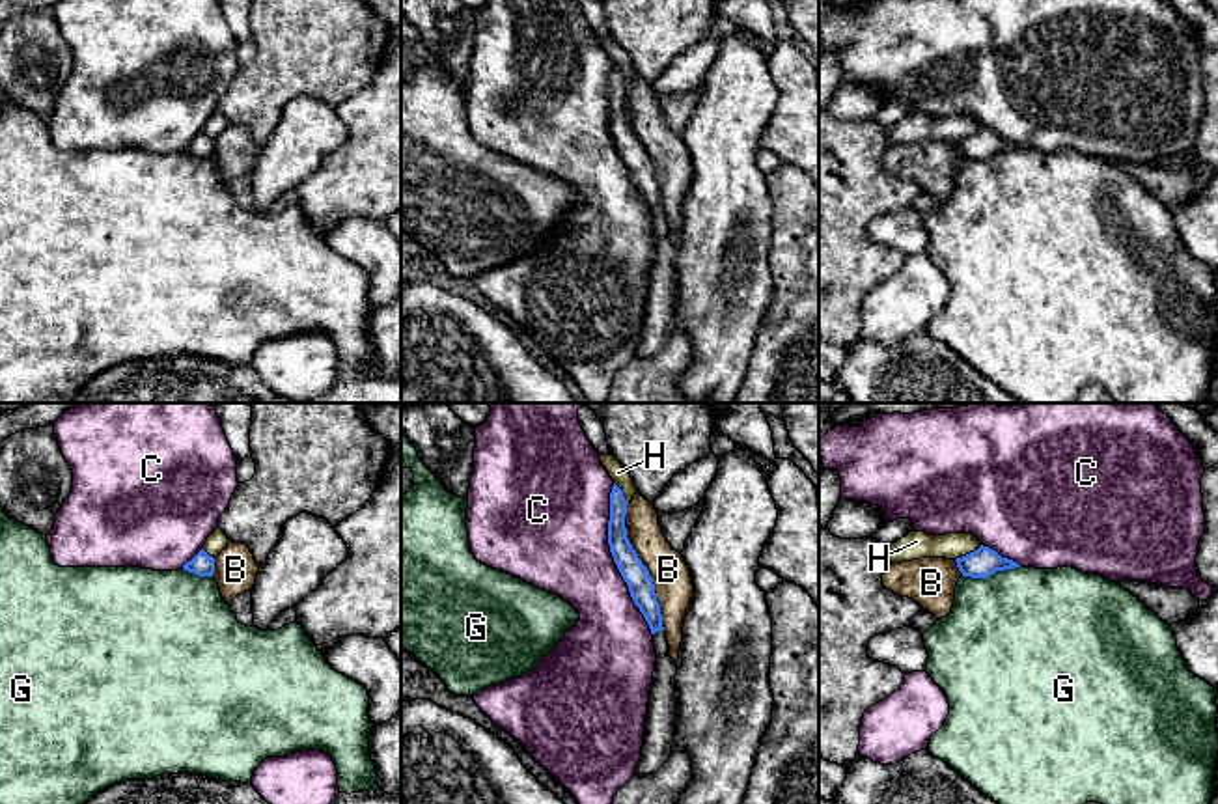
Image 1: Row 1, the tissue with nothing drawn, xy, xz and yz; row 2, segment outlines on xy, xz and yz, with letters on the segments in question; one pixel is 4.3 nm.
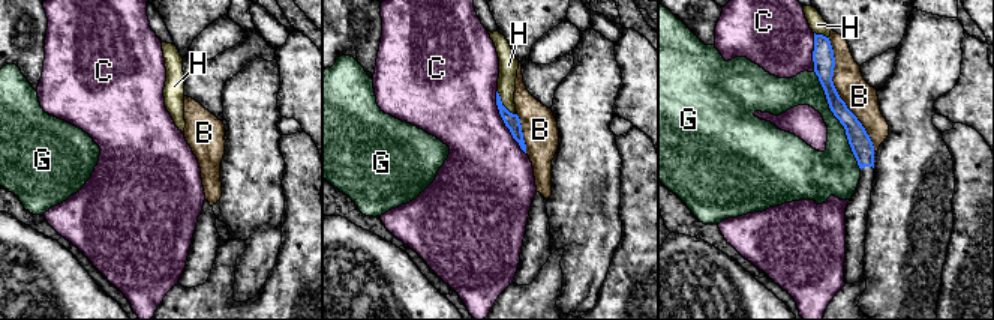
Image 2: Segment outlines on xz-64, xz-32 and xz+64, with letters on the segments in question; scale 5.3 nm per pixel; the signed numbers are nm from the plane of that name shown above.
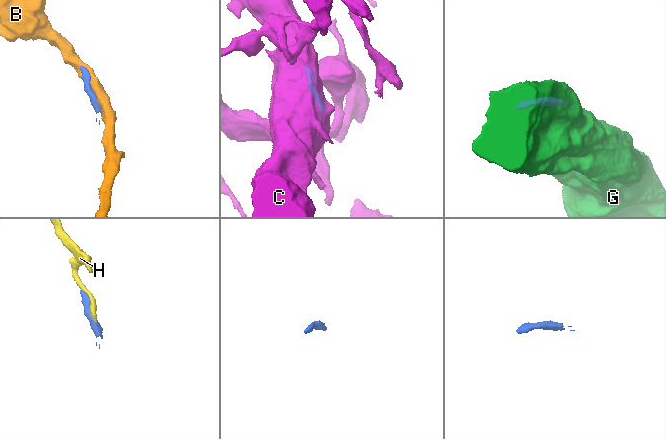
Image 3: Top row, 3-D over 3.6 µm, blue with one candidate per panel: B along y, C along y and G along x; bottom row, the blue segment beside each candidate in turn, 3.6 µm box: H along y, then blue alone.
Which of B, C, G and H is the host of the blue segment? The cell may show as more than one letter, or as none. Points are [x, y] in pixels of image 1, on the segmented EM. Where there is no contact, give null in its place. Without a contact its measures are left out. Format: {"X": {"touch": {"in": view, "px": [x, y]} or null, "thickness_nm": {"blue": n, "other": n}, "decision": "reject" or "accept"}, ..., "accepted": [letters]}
{"B": {"touch": {"in": "xz", "px": [653, 588]}, "thickness_nm": {"blue": 110, "other": 160}, "decision": "reject"}, "C": {"touch": {"in": "xz", "px": [614, 560]}, "thickness_nm": {"blue": 110, "other": 420}, "decision": "reject"}, "G": {"touch": {"in": "yz", "px": [991, 573]}, "thickness_nm": {"blue": 130, "other": 480}, "decision": "reject"}, "H": {"touch": {"in": "yz", "px": [970, 553]}, "thickness_nm": {"blue": 130, "other": 120}, "decision": "reject"}, "accepted": []}

